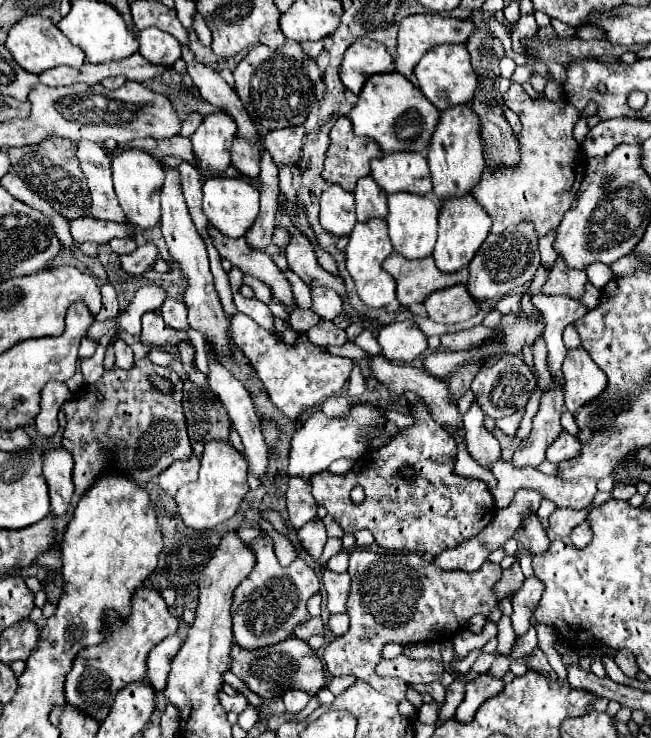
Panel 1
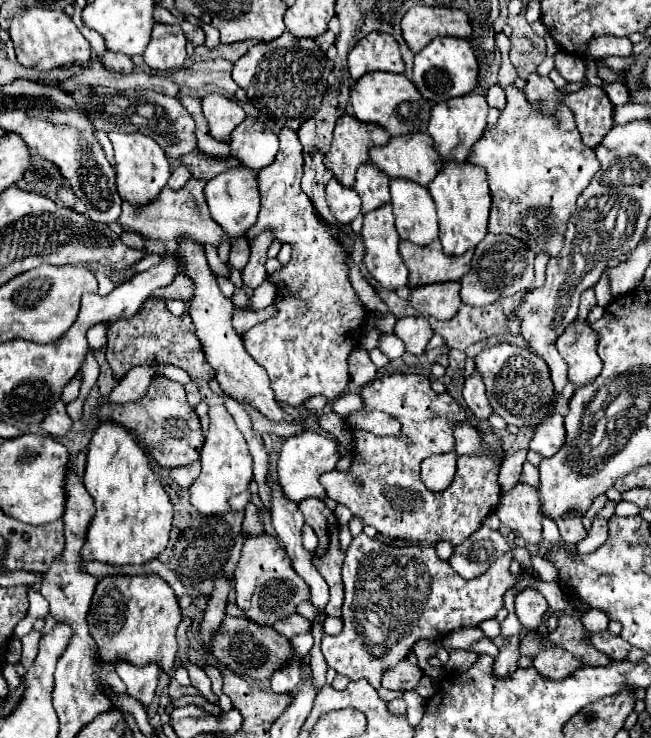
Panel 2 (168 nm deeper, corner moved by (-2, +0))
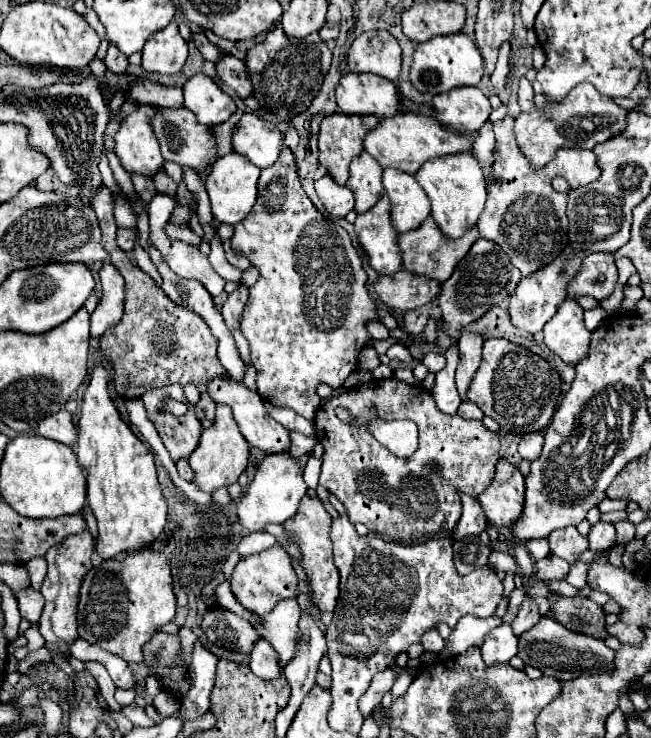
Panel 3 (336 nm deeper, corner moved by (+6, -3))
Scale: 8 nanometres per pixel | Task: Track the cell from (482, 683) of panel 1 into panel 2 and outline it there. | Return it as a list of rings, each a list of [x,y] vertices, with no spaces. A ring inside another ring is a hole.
[[[508,636],[508,644],[500,648],[498,658],[494,660],[494,672],[496,676],[510,676],[518,668],[518,658],[520,658],[520,636]]]

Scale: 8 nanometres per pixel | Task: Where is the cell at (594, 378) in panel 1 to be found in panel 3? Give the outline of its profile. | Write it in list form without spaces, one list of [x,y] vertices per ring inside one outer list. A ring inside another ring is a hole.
[[[568,297],[560,305],[558,315],[548,321],[544,327],[544,343],[564,363],[574,367],[588,357],[590,331],[584,327],[582,307],[576,303],[576,299]]]

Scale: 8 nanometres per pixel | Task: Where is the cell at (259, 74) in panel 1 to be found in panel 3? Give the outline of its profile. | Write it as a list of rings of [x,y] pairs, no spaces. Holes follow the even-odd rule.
[[[282,27],[270,29],[262,43],[248,49],[244,59],[252,83],[252,97],[260,103],[256,113],[260,117],[270,115],[276,121],[292,121],[292,117],[306,111],[326,77],[322,55],[328,55],[328,47],[318,33],[312,33],[304,39],[292,39],[284,35]]]

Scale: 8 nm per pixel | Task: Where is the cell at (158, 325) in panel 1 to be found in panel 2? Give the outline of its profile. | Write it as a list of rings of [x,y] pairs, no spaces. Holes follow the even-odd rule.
[[[150,296],[144,302],[144,306],[136,312],[136,316],[128,320],[116,320],[110,324],[106,362],[110,364],[116,380],[122,380],[134,366],[164,366],[164,364],[174,364],[198,380],[208,382],[214,378],[214,368],[208,364],[202,352],[202,344],[196,338],[190,316],[188,314],[174,316],[166,308],[166,304],[156,296]]]

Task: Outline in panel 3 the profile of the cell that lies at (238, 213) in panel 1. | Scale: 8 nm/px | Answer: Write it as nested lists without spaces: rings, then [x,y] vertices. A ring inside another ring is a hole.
[[[228,153],[214,163],[210,175],[206,177],[206,191],[208,191],[208,197],[210,197],[212,215],[214,215],[216,223],[234,225],[248,215],[248,211],[256,203],[258,175],[260,175],[260,169],[256,165],[248,163],[244,157],[240,157],[236,153]]]

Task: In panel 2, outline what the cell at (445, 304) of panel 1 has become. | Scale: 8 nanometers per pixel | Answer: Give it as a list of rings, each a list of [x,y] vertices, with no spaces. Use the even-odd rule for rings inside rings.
[[[440,282],[440,284],[426,284],[420,288],[410,288],[410,304],[422,316],[450,320],[462,306],[460,284]]]

